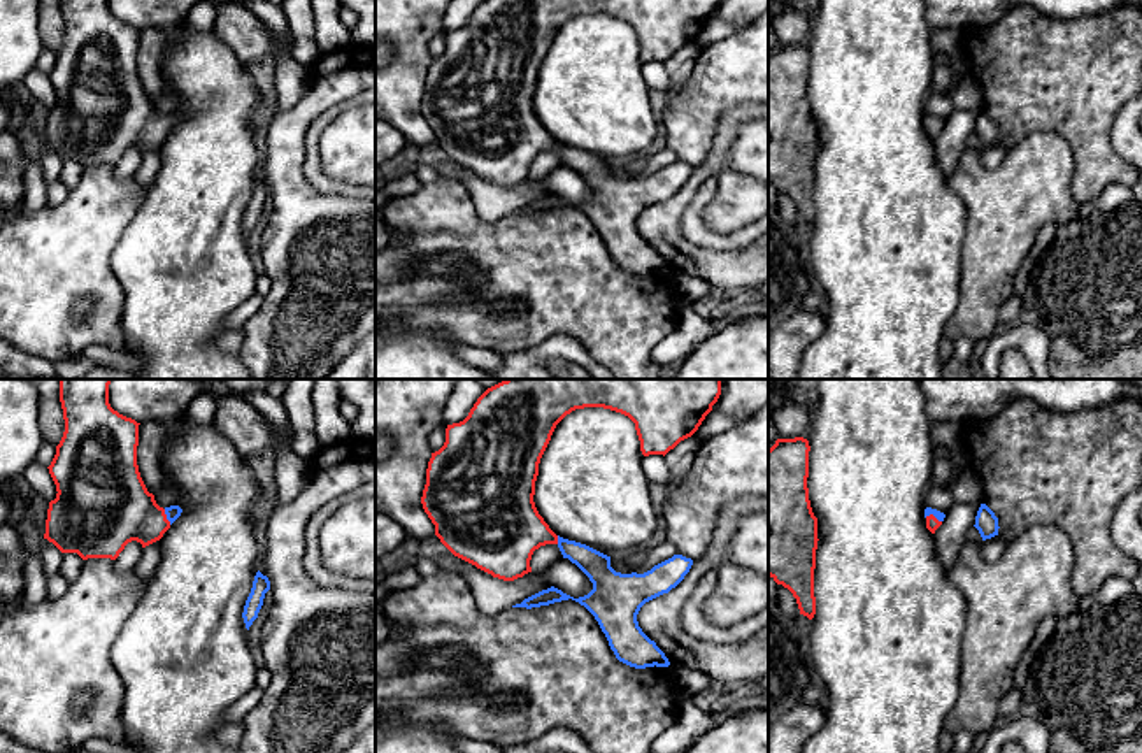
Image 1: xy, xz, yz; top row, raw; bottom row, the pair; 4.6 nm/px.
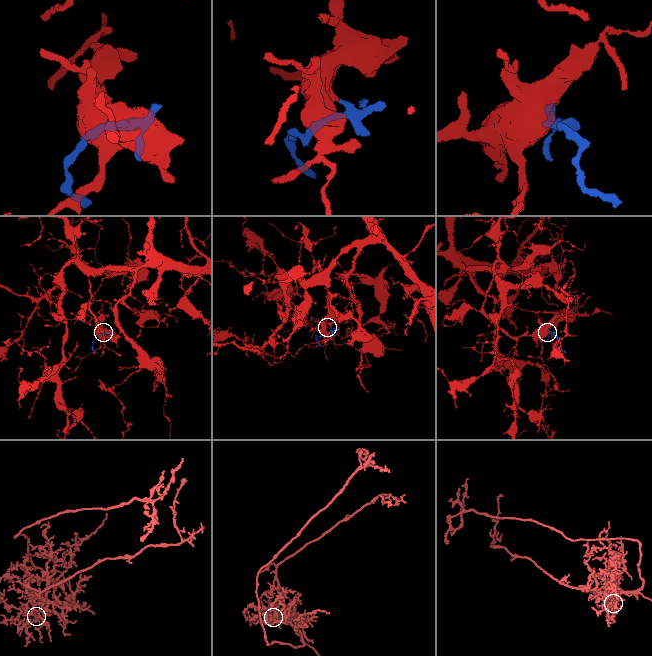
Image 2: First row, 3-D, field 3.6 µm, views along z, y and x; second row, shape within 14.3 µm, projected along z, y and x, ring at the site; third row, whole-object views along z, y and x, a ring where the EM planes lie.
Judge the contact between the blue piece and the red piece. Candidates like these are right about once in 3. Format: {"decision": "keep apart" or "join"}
{"decision": "join"}

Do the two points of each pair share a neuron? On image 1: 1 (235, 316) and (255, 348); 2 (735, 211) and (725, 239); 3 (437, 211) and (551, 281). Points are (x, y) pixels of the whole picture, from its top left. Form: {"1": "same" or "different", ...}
{"1": "different", "2": "different", "3": "same"}

